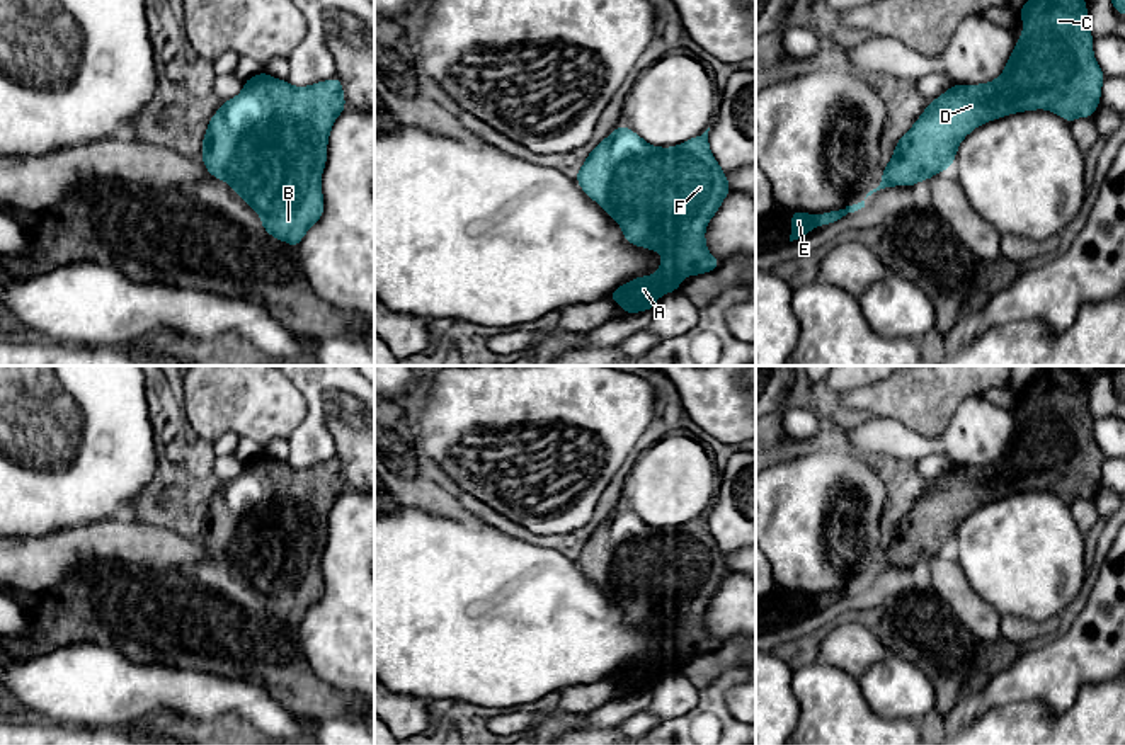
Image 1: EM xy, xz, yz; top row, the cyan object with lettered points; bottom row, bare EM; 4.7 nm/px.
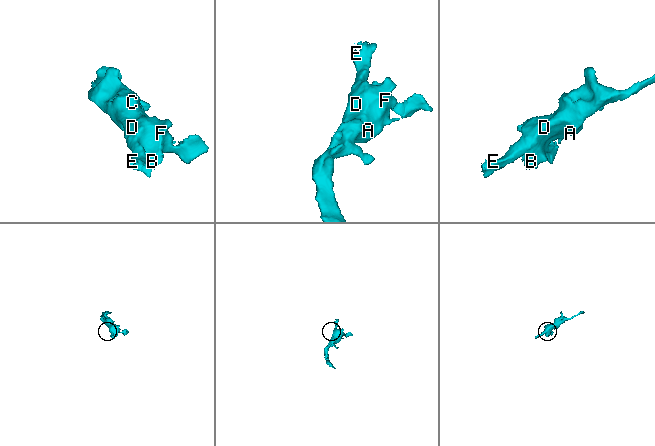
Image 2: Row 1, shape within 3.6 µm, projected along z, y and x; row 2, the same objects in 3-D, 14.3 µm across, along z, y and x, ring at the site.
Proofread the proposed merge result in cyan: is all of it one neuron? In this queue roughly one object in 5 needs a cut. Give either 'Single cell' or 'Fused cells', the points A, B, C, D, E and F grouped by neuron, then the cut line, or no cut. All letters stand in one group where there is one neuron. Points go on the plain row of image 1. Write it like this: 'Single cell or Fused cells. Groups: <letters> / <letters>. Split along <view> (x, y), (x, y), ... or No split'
Single cell. Groups: A B C D E F. No split

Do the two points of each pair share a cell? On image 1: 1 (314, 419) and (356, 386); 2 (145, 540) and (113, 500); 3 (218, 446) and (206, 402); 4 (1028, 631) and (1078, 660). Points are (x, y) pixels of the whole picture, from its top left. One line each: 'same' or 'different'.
1: same
2: different
3: different
4: different

